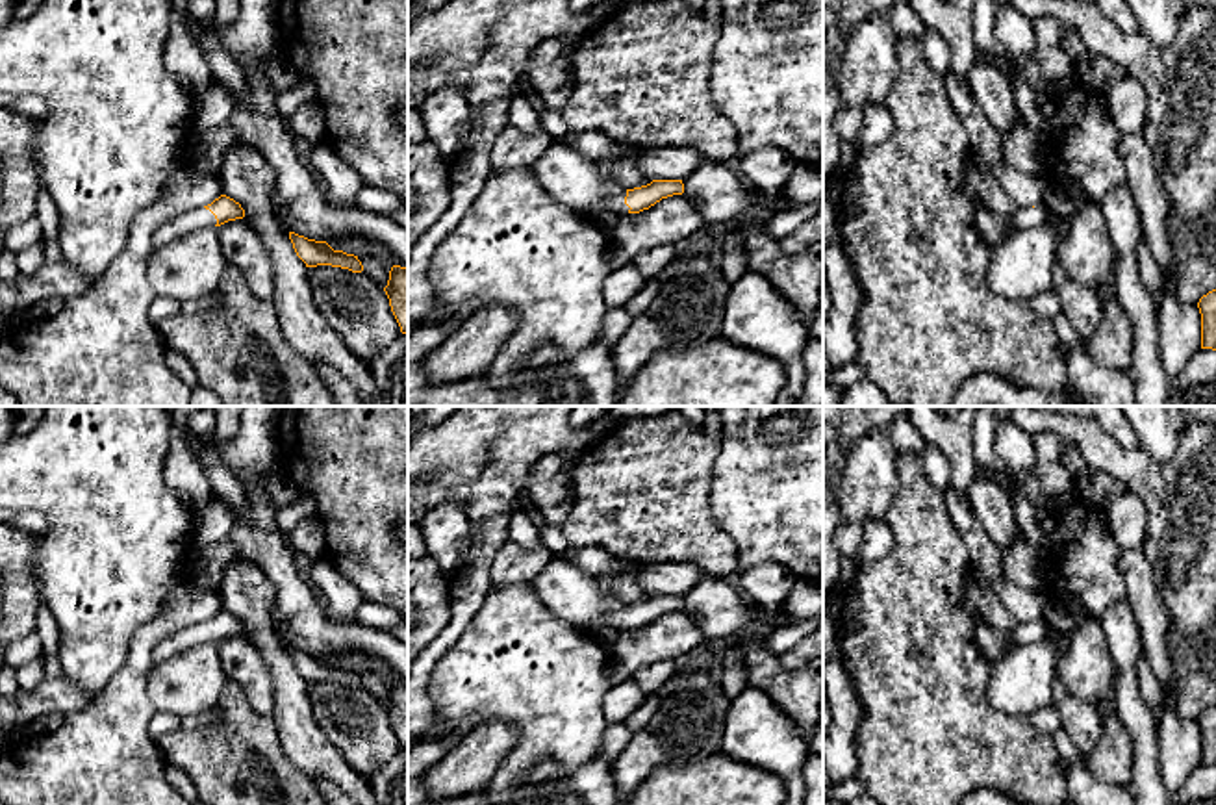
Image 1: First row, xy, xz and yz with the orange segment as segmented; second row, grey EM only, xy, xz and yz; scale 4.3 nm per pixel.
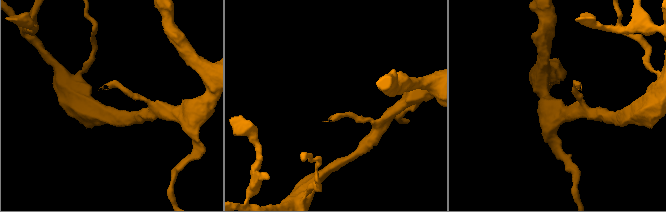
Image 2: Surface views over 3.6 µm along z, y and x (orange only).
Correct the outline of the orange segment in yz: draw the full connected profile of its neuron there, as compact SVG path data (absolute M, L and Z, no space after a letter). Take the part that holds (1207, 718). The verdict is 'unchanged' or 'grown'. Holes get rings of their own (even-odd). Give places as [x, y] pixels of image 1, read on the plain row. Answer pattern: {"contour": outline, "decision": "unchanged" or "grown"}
{"contour": "M1216 705L1203 710L1197 723L1201 729L1201 764L1216 766Z", "decision": "unchanged"}

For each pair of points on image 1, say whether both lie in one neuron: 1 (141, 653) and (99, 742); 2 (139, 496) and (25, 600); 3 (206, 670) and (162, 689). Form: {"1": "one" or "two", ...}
{"1": "one", "2": "two", "3": "one"}

